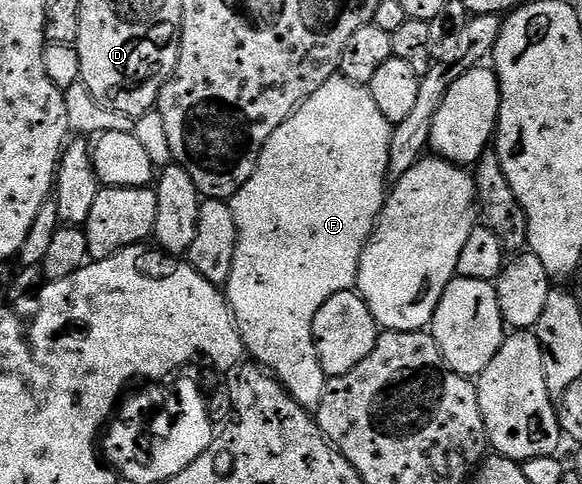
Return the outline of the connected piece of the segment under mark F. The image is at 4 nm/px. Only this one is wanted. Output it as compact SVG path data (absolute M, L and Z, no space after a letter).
M342 75L331 76L266 142L262 154L258 158L258 166L254 174L250 174L250 182L238 190L231 198L232 213L234 222L238 230L238 242L234 250L234 266L230 270L230 278L226 285L226 295L228 305L232 308L232 313L236 319L236 325L240 331L240 337L244 343L247 355L261 368L272 373L283 388L302 405L303 408L314 410L318 402L322 402L322 390L324 389L325 374L322 370L322 362L318 362L318 350L314 346L314 314L322 310L322 302L326 298L334 298L334 294L339 292L351 292L356 288L358 278L358 266L362 258L362 250L366 242L371 238L373 230L376 229L376 220L380 216L380 211L384 209L386 193L390 188L388 178L388 163L390 162L390 138L392 137L393 125L378 110L374 98L369 94L367 87L363 84L355 84L352 80L346 79Z

